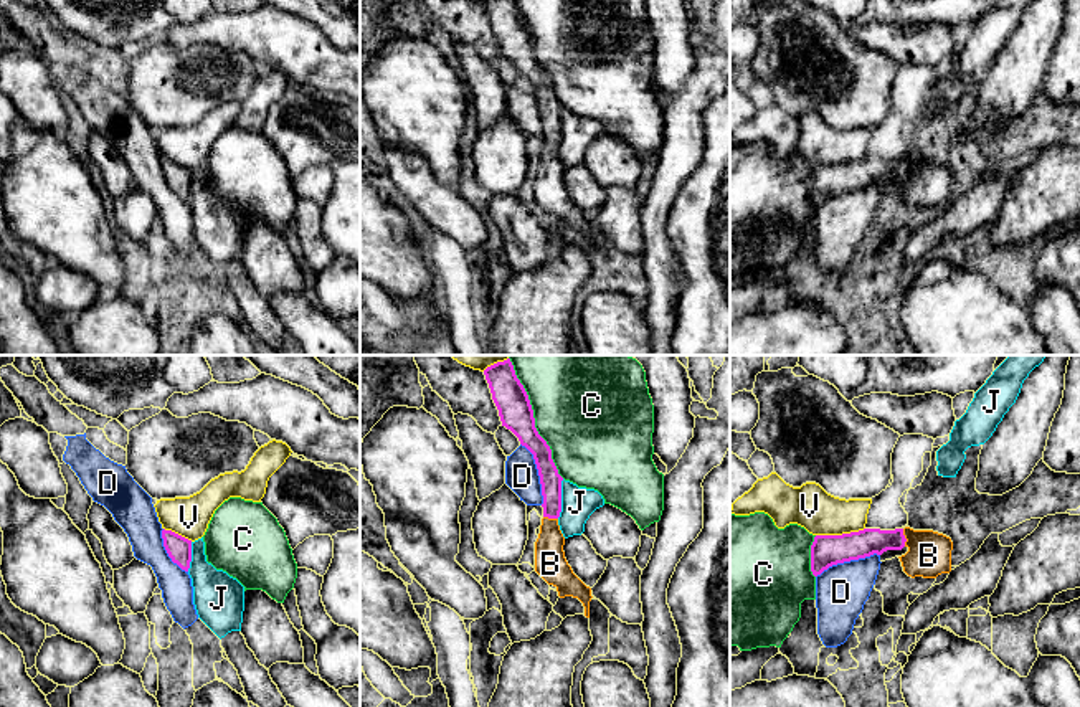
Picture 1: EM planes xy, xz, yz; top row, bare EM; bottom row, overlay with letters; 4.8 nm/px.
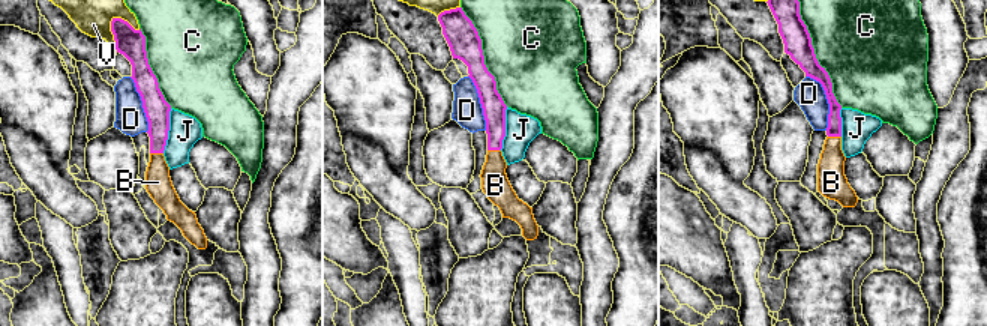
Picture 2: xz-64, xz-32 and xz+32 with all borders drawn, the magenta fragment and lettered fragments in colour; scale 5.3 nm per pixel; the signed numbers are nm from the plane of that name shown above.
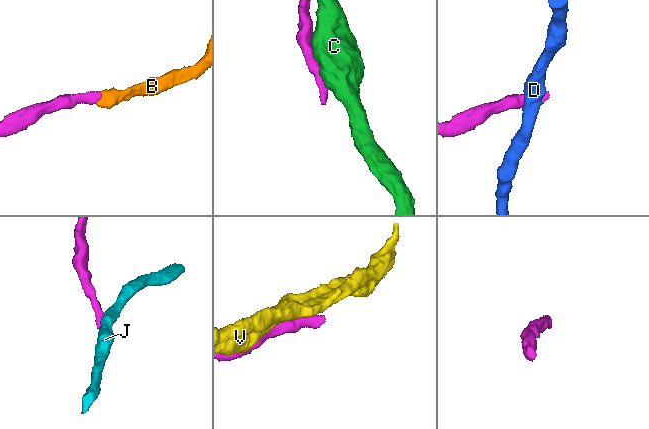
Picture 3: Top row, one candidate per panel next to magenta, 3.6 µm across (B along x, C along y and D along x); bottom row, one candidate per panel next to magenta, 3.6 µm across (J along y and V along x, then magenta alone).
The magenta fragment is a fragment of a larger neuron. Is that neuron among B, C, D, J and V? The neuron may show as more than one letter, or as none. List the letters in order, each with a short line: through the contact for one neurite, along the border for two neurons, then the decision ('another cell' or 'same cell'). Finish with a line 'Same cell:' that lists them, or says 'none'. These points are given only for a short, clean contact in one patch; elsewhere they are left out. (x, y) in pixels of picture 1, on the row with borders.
B: line yz (854, 545), (904, 537), (928, 555); same cell
C: another cell
D: line yz (879, 554), (833, 564), (816, 577); another cell
J: line xz (563, 479), (562, 511), (557, 517); another cell
V: another cell
Same cell: B

